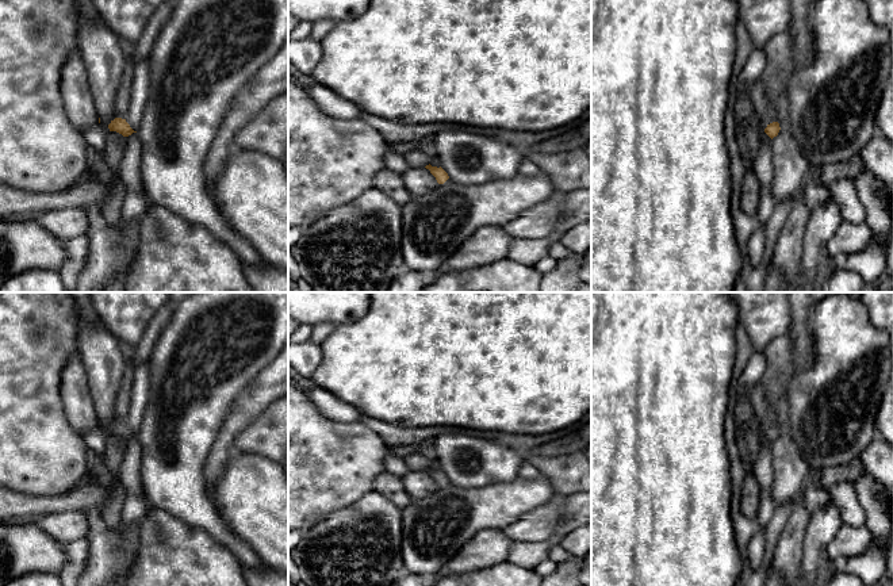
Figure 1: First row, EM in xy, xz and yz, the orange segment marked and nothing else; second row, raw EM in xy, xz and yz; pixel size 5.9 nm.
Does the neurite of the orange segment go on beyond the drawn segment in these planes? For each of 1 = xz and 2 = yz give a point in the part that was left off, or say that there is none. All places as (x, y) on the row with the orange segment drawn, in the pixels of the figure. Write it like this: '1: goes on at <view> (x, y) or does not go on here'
1: does not go on here
2: does not go on here

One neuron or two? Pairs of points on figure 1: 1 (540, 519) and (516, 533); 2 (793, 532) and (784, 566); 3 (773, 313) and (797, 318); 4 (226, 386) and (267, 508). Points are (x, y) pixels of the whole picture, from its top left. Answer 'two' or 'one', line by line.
1: one
2: one
3: two
4: two

